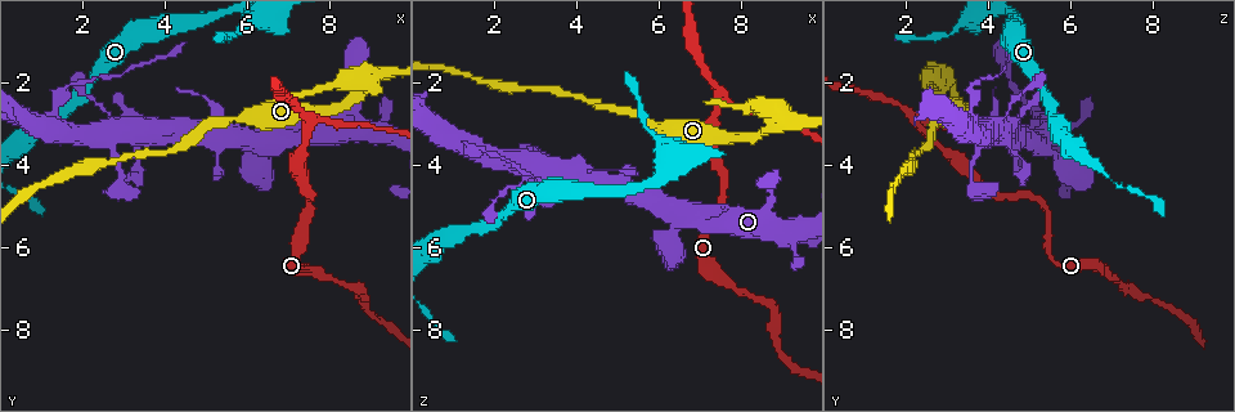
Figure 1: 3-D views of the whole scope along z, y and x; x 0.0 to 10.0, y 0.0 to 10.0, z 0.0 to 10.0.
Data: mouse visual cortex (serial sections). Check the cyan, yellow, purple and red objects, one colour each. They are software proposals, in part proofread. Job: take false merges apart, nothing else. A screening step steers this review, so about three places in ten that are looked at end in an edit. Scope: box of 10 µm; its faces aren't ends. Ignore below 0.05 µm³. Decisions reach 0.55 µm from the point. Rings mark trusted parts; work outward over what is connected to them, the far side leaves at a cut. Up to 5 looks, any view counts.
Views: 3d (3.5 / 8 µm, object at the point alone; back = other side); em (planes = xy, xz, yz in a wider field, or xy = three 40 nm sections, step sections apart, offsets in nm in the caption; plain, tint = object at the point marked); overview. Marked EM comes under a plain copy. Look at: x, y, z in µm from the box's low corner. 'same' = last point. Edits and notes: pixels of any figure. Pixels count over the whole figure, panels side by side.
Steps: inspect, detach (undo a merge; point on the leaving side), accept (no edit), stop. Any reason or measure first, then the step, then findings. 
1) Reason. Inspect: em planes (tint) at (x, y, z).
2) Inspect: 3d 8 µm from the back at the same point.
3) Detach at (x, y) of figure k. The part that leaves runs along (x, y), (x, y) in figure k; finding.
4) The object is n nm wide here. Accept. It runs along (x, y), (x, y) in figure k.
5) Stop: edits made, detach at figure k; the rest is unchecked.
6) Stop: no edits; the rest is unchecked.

Narrows sharply. Inspect: 3d 3.5 µm at (5.65, 0.85, 3.05).

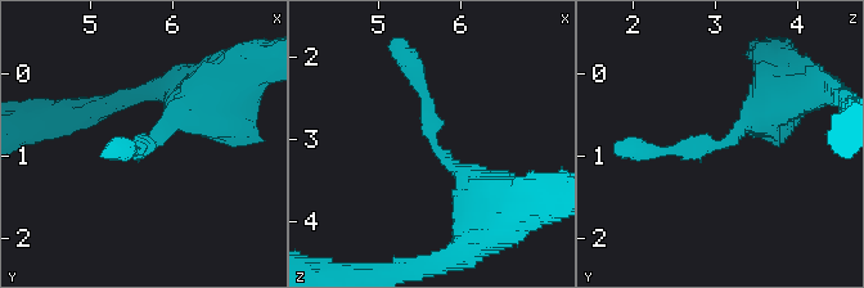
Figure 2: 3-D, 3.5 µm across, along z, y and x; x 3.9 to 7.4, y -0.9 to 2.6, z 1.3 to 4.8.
Inspect: em xy step 2 (tint) at (5.70, 0.85, 3.00).

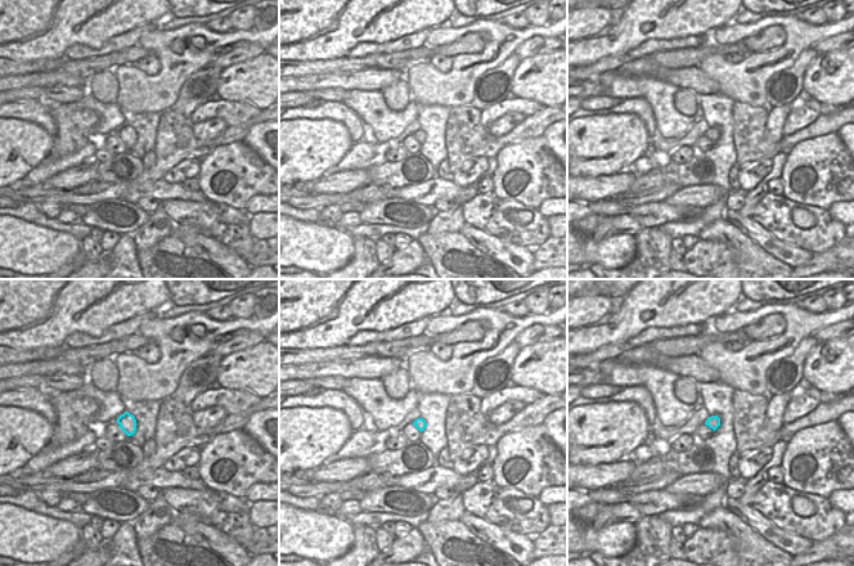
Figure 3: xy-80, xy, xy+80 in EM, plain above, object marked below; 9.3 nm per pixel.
Accept. It runs along (486, 197), (435, 148), (412, 62) in figure 2; one cell here.

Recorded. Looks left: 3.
Three arms meet. Inspect: 3d 3.5 µm at (7.45, 3.00, 2.40).

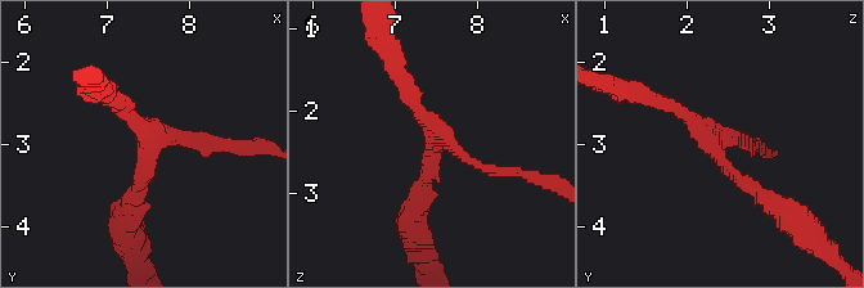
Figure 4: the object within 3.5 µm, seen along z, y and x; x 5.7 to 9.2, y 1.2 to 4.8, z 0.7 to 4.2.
3 arms meet here; the arms are 150, 200, 200 nm wide. Inspect: em xy step 3 (tint) at (7.45, 3.05, 2.35).

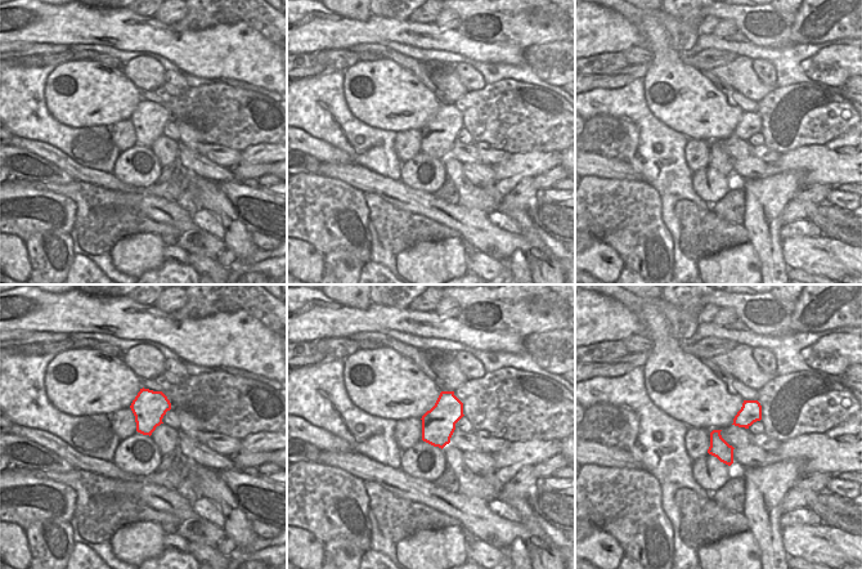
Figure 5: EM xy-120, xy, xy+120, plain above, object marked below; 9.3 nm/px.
Accept. It runs along (774, 207), (688, 116), (656, 100) in figure 4; continuous, no second cell.

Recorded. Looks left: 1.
Stop: no edits; the rest is unchecked.

